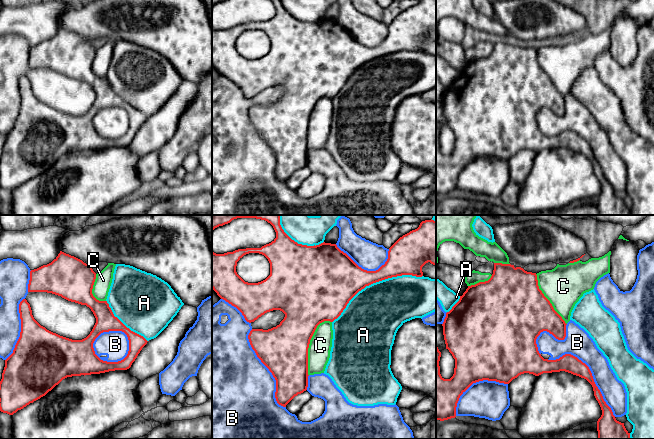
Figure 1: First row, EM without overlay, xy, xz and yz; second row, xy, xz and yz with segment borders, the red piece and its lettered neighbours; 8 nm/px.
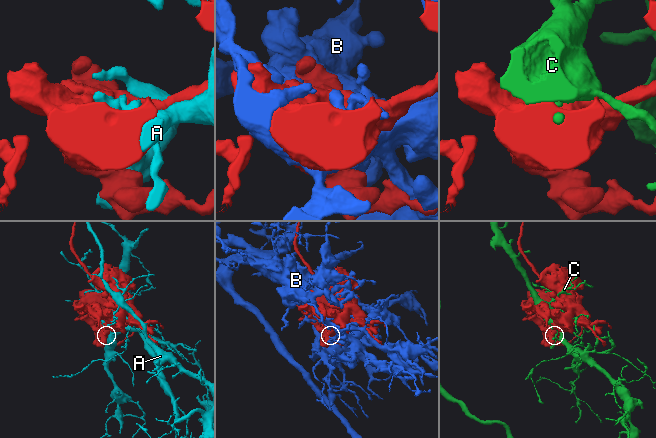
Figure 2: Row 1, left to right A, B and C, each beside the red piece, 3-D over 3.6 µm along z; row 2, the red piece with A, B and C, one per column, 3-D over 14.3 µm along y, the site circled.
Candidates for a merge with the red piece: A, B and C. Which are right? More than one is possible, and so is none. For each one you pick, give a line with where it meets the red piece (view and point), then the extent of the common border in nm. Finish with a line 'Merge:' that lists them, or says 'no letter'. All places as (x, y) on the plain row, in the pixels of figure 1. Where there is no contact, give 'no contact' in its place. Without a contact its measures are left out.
C: contact xz (308, 121); length 480 nm
Merge: C

